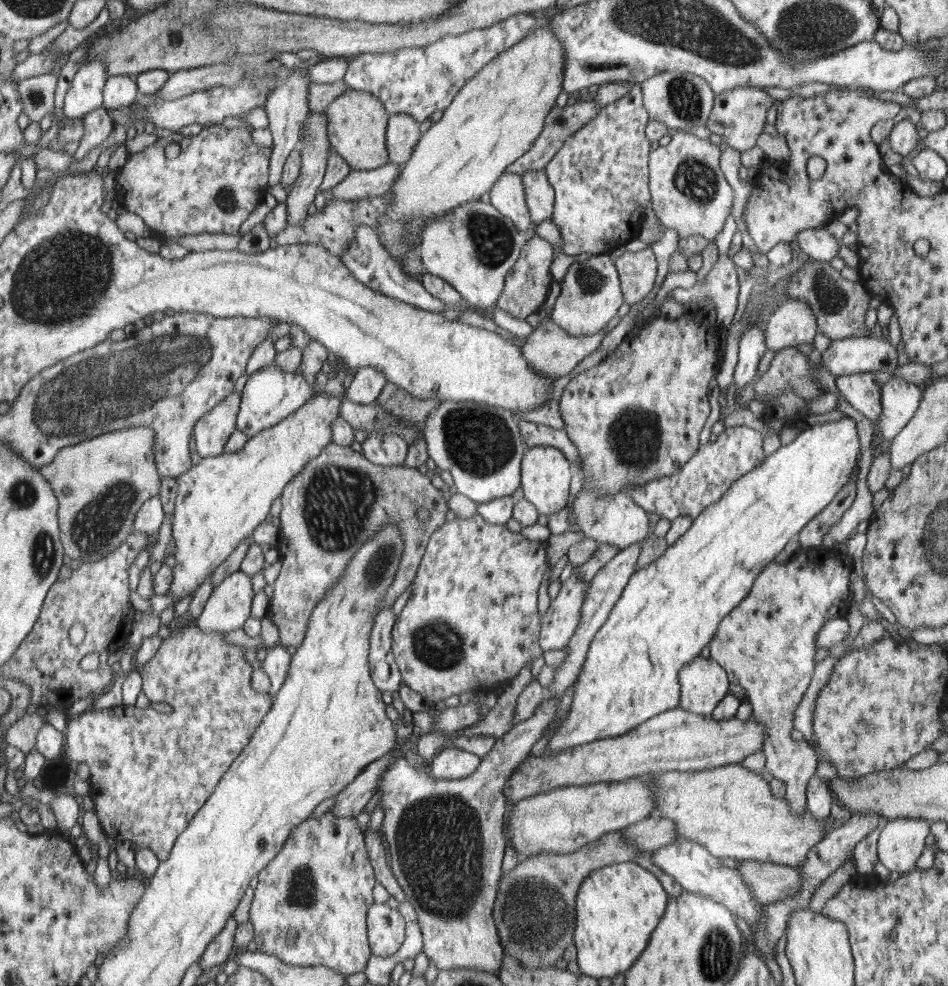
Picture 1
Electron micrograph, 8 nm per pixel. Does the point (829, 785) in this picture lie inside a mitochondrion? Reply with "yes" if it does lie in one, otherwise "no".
no

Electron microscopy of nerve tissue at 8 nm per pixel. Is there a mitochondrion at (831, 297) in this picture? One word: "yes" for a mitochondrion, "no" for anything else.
yes

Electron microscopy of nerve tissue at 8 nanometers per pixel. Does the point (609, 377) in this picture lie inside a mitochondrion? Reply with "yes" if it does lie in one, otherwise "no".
no

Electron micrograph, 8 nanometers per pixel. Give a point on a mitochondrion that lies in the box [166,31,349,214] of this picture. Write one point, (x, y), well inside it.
(255, 84)

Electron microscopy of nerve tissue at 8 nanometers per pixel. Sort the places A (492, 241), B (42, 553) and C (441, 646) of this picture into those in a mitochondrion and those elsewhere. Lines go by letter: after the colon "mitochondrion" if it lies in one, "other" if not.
A: mitochondrion
B: mitochondrion
C: mitochondrion

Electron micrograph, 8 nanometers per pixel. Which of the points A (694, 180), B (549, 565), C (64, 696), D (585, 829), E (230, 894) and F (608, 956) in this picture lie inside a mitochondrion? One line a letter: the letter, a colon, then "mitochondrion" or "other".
A: mitochondrion
B: other
C: other
D: other
E: other
F: other

